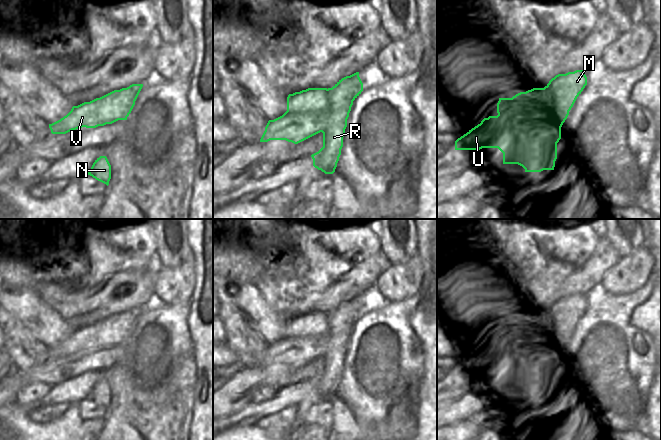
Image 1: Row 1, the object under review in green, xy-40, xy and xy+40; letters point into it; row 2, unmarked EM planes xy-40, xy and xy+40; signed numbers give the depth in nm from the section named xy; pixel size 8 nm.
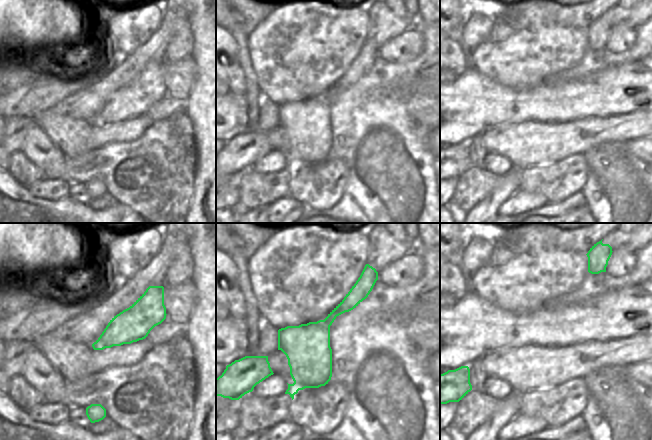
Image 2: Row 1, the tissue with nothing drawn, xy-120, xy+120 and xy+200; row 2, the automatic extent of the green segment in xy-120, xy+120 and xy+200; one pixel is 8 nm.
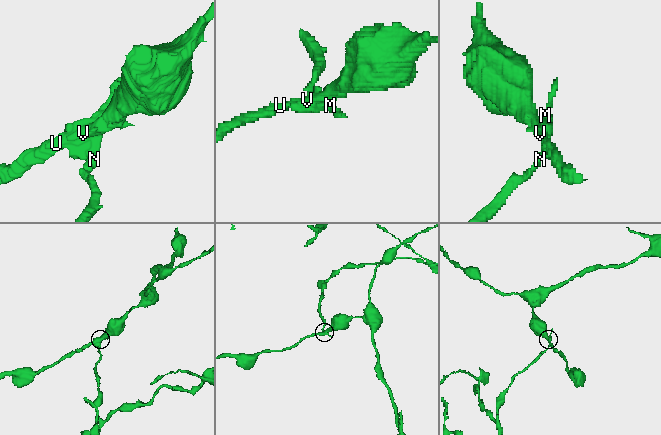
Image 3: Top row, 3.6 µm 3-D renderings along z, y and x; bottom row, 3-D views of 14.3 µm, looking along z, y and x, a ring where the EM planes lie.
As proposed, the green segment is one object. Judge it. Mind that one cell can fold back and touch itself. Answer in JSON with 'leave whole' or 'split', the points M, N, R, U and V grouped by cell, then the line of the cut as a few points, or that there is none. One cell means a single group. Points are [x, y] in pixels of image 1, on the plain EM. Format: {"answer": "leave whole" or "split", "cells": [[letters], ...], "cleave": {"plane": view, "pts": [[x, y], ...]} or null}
{"answer": "split", "cells": [["M", "N", "R"], ["U", "V"]], "cleave": {"plane": "xy+40", "pts": [[531, 313], [548, 315], [554, 361], [548, 388], [553, 391]]}}

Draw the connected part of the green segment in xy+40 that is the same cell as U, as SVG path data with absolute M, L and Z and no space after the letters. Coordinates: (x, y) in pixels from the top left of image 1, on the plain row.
M528 314L512 322L499 322L497 340L484 342L480 348L455 365L455 374L498 372L503 377L503 388L518 388L525 396L554 394L548 388L555 373L553 335L549 331L548 314Z

